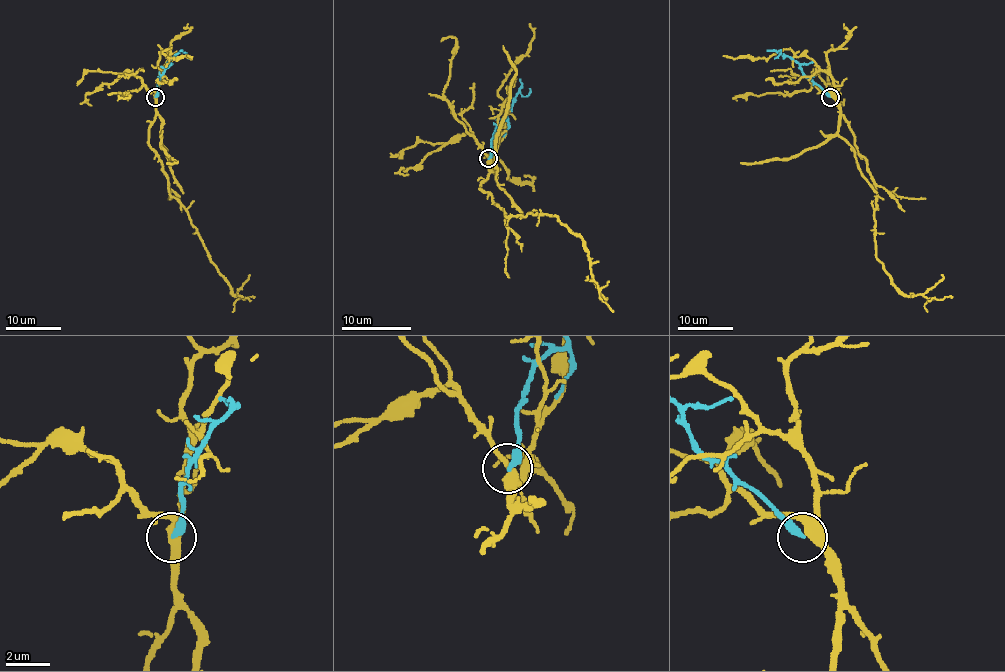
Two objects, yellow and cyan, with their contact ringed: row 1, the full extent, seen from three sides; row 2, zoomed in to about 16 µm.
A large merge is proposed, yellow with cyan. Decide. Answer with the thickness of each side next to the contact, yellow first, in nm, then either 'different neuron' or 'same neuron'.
calibres 380 and 320 nm; different neuron

